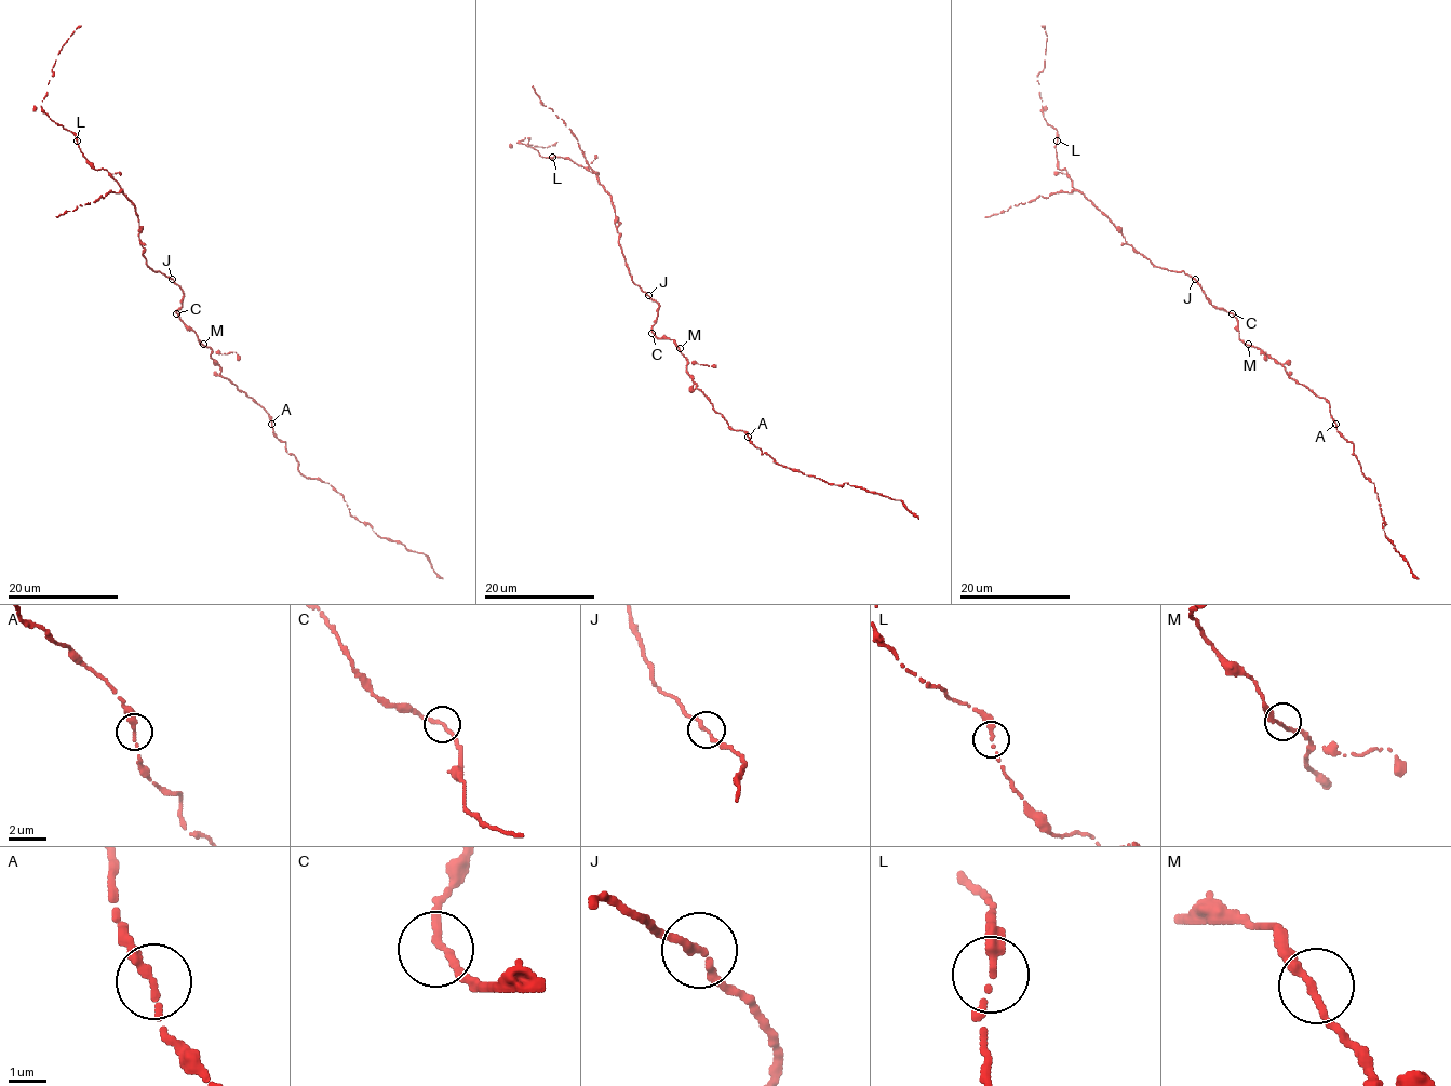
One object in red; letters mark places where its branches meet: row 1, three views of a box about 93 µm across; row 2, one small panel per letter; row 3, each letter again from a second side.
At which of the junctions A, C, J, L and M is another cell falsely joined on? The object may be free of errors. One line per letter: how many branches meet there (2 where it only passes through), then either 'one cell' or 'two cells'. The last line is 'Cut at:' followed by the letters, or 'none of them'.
A: 2 | one cell
C: 2 | one cell
J: 2 | one cell
L: 2 | one cell
M: 2 | one cell
Cut at: none of them

